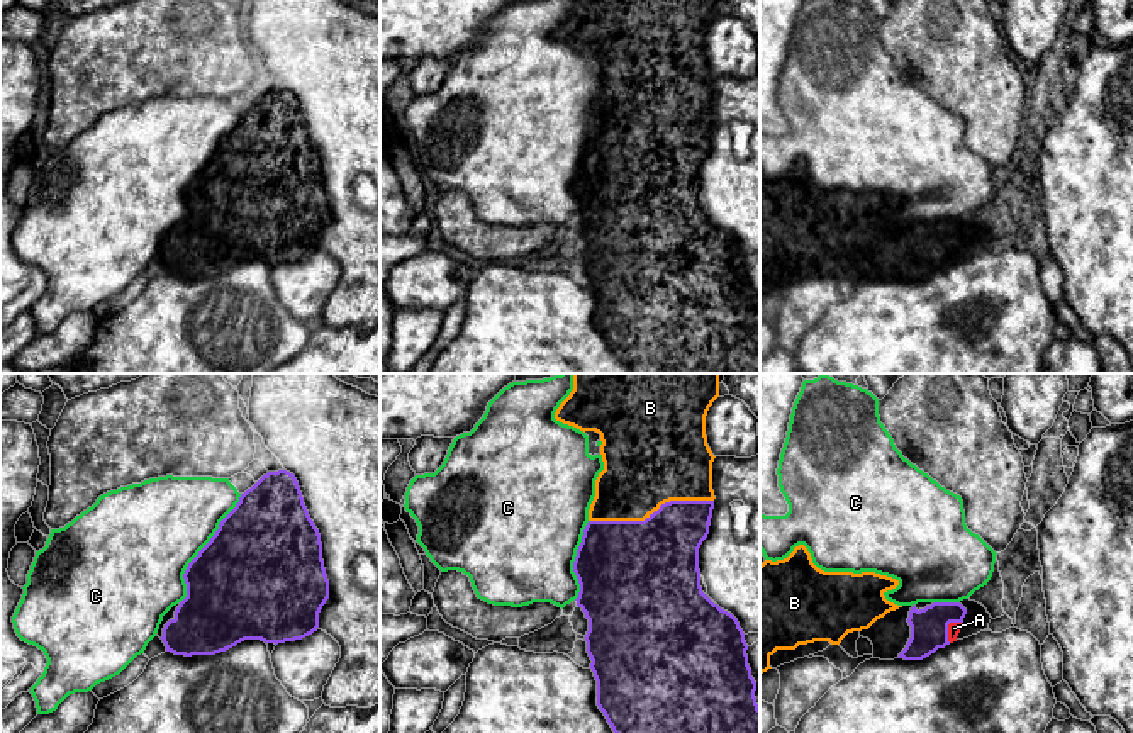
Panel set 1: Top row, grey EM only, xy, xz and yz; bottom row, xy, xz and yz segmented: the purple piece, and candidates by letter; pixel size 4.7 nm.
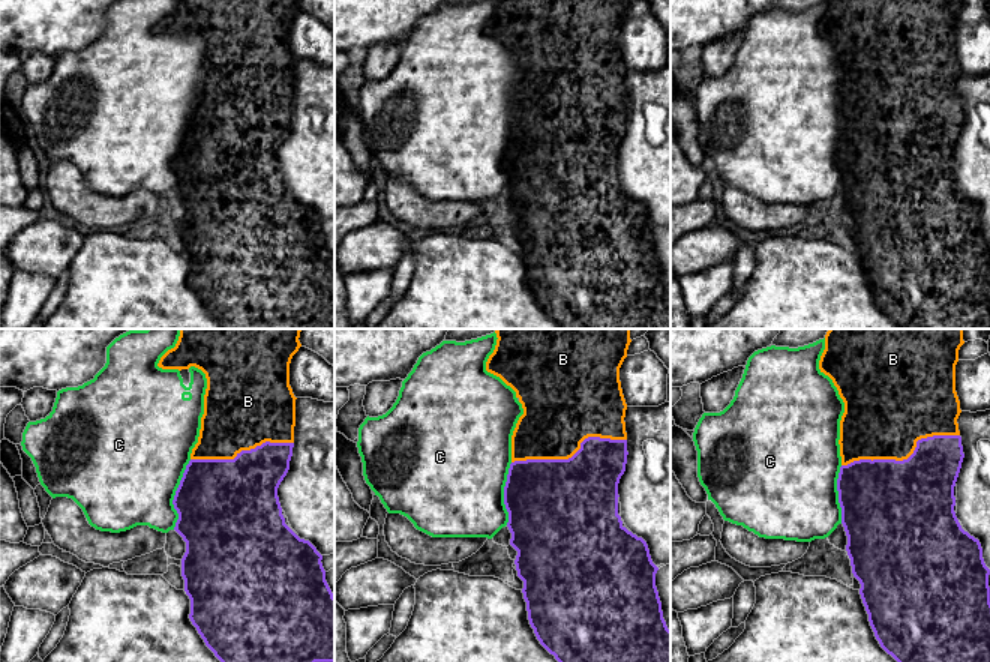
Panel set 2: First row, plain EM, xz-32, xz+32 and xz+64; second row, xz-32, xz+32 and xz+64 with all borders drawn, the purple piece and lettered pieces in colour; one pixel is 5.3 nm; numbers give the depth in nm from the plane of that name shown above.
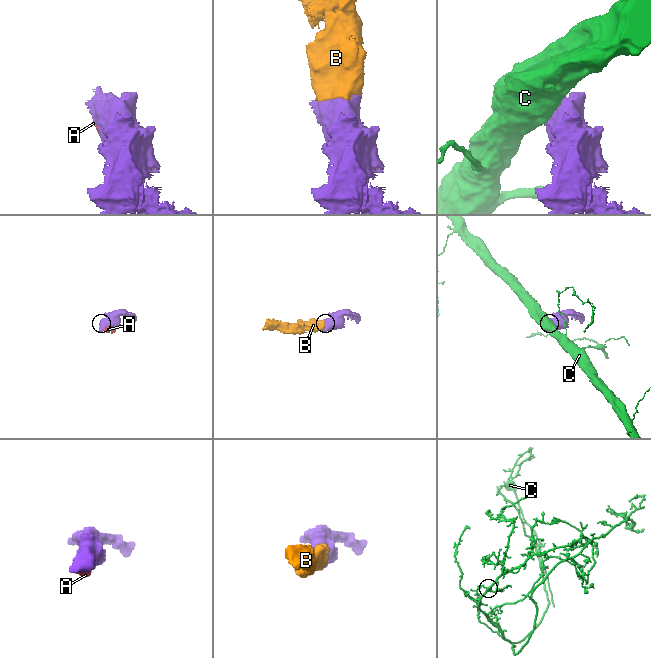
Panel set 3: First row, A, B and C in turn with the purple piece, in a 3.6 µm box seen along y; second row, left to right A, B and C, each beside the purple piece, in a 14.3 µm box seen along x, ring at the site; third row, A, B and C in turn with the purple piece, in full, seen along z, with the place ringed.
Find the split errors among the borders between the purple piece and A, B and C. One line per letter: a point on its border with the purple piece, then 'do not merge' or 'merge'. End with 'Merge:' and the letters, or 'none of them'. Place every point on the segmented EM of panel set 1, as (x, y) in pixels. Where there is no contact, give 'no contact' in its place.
A: yz (947, 628) | merge
B: xz (650, 514) | merge
C: xy (202, 548) | do not merge
Merge: A, B

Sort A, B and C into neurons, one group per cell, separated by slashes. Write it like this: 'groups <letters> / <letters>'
groups A B / C

